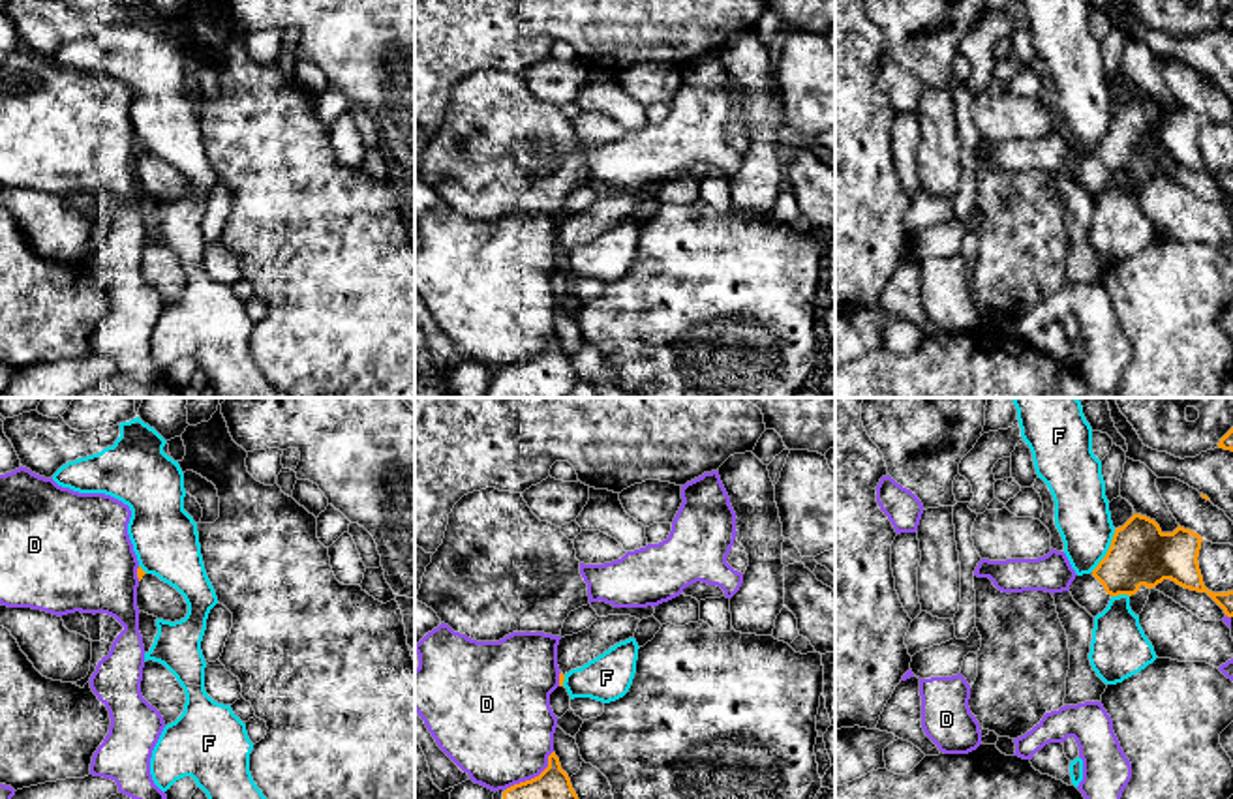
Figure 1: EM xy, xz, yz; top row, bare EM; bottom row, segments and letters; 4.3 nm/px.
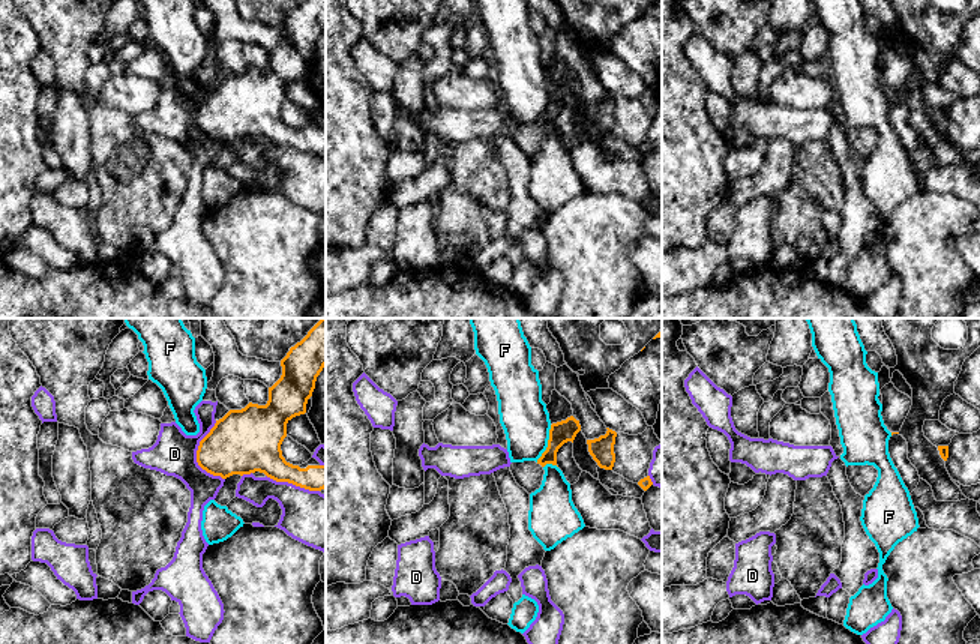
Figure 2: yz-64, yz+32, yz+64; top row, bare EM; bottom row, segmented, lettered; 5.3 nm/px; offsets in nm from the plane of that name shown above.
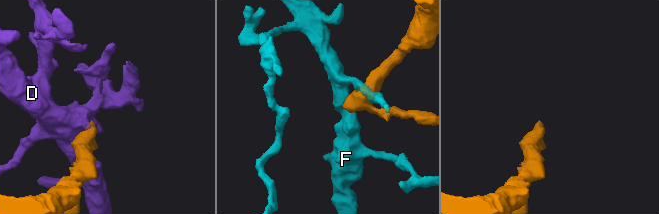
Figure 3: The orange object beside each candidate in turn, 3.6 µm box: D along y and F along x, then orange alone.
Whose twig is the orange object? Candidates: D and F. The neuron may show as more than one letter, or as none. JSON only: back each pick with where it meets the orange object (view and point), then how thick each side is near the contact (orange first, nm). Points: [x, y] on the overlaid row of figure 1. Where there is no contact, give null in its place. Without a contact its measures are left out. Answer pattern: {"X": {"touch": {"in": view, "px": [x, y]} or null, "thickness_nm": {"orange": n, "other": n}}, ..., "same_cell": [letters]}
{"same_cell": []}

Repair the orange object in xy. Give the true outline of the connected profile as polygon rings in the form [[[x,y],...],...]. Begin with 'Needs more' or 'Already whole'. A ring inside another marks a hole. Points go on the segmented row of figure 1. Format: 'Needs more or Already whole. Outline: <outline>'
Needs more. Outline: [[[141,566],[137,568],[139,587],[137,587],[137,608],[148,615],[163,621],[180,621],[188,613],[188,604],[184,596],[161,581],[154,574],[146,574]]]

